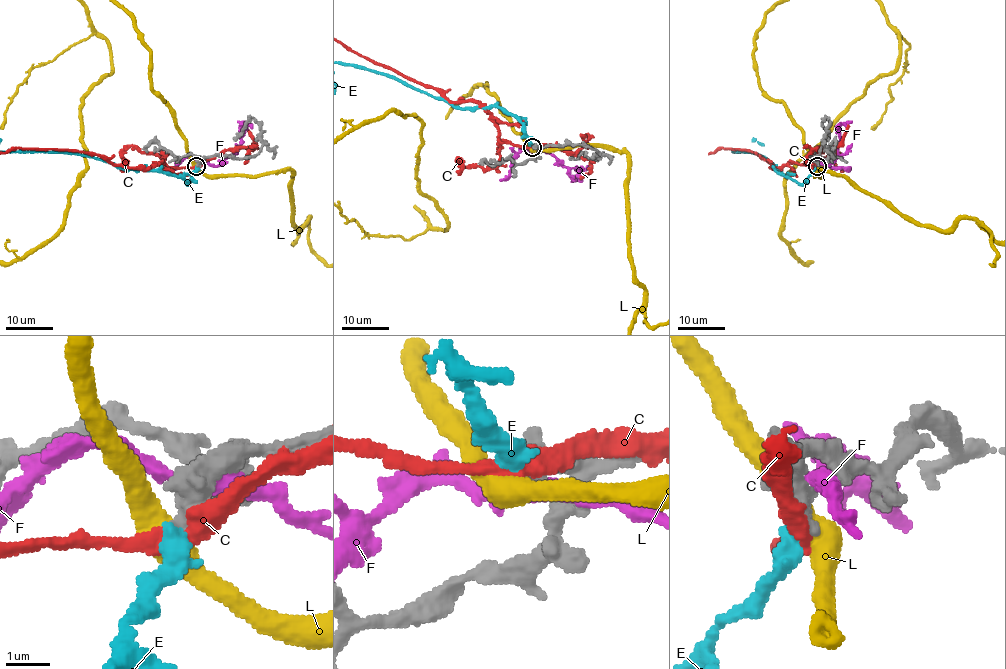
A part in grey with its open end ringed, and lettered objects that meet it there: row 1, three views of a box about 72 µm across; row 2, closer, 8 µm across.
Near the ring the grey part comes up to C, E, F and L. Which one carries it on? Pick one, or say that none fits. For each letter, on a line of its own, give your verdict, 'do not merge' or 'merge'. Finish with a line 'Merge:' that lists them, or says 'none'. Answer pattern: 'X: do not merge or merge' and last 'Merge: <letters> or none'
C: do not merge
E: merge
F: do not merge
L: do not merge
Merge: E

